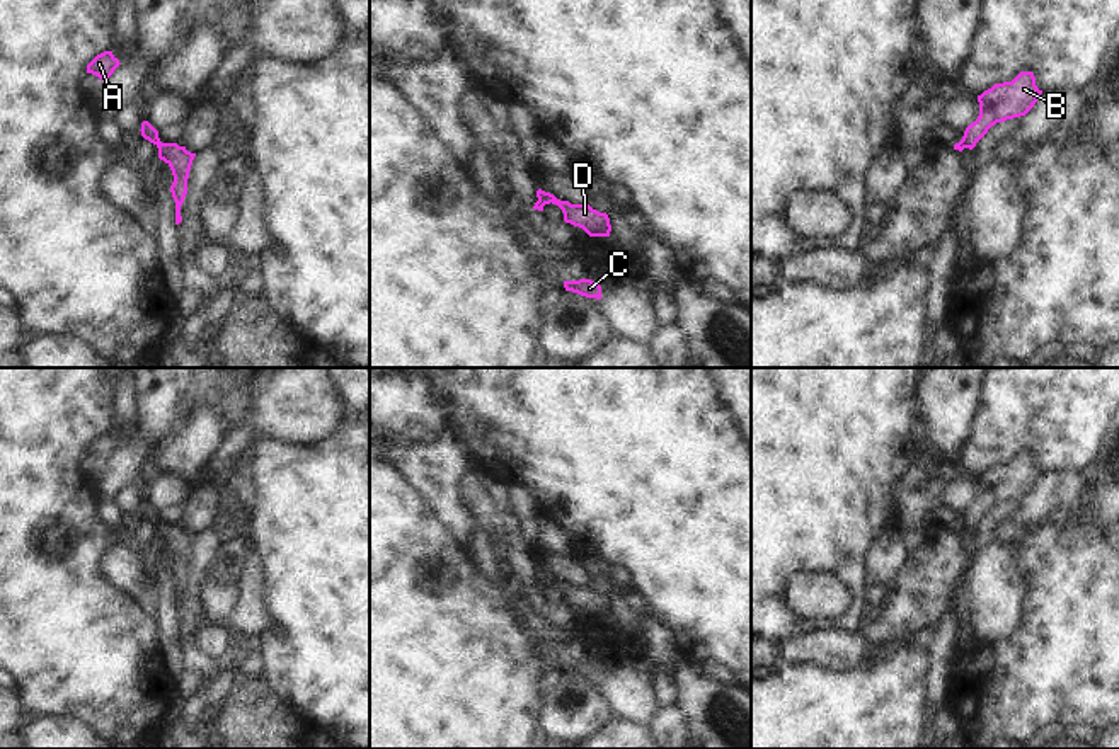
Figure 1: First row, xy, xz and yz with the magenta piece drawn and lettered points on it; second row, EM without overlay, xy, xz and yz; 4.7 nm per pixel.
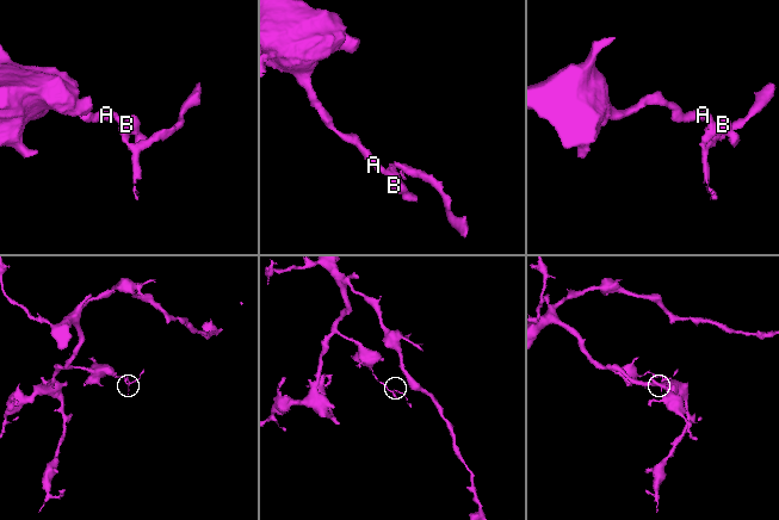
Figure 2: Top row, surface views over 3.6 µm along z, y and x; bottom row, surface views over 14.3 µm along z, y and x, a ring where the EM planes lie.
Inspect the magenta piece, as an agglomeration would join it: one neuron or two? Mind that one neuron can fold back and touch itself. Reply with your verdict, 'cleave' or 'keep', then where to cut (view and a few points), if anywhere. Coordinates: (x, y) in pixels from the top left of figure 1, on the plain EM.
cleave | xy (160, 523), (157, 528)

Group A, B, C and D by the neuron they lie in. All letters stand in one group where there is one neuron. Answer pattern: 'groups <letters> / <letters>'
groups A B C / D

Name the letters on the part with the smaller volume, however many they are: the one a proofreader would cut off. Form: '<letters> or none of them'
D.

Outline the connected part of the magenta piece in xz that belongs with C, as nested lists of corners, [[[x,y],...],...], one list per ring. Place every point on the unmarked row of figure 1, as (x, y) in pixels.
[[[591,660],[564,662],[564,669],[586,679],[601,681],[601,667]]]

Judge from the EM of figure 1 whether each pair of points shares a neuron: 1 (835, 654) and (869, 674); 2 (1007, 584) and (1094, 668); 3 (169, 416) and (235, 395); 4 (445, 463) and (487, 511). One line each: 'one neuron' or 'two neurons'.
1: two neurons
2: two neurons
3: one neuron
4: two neurons

